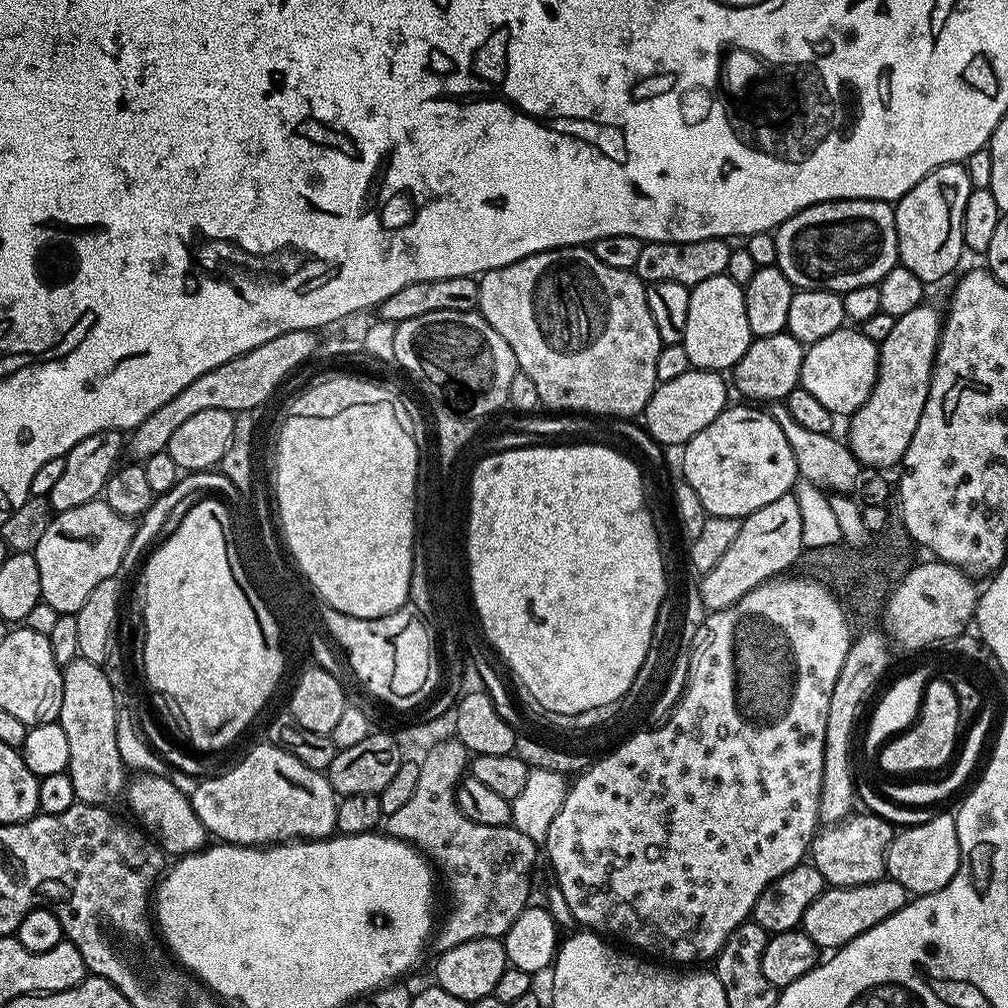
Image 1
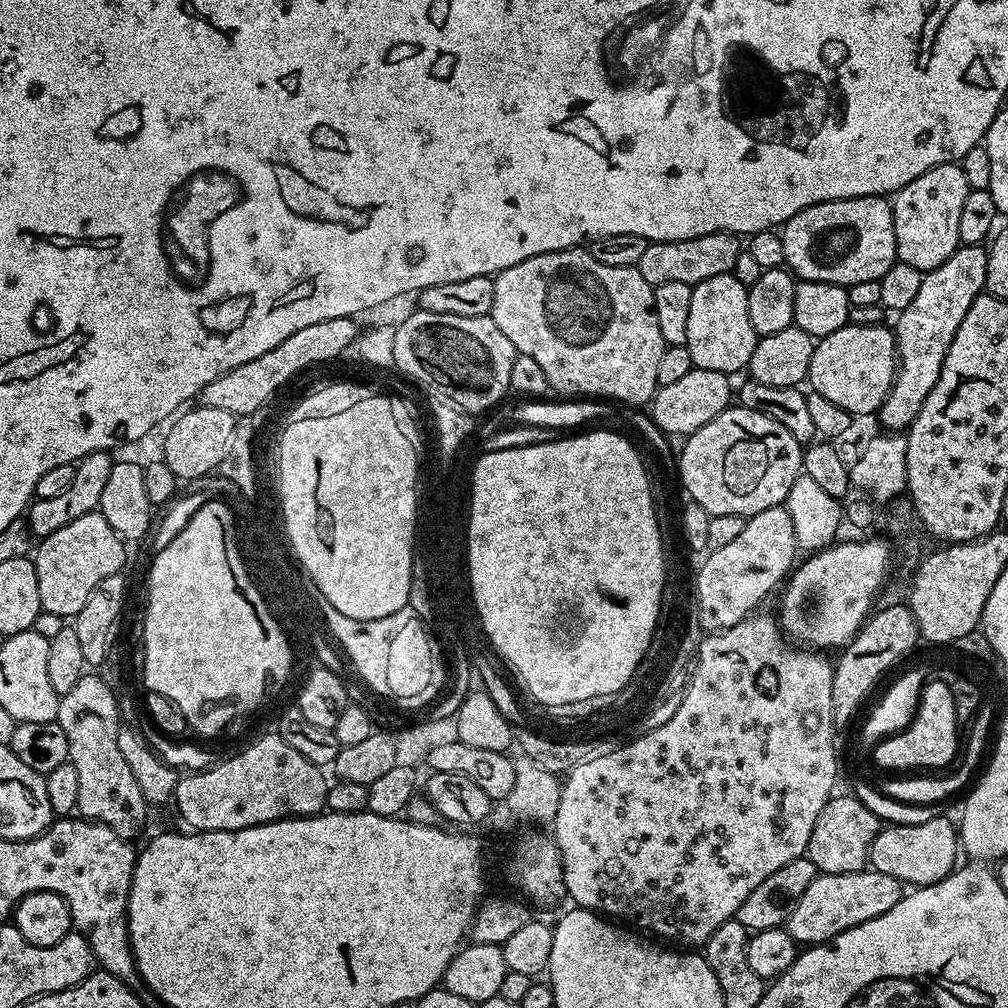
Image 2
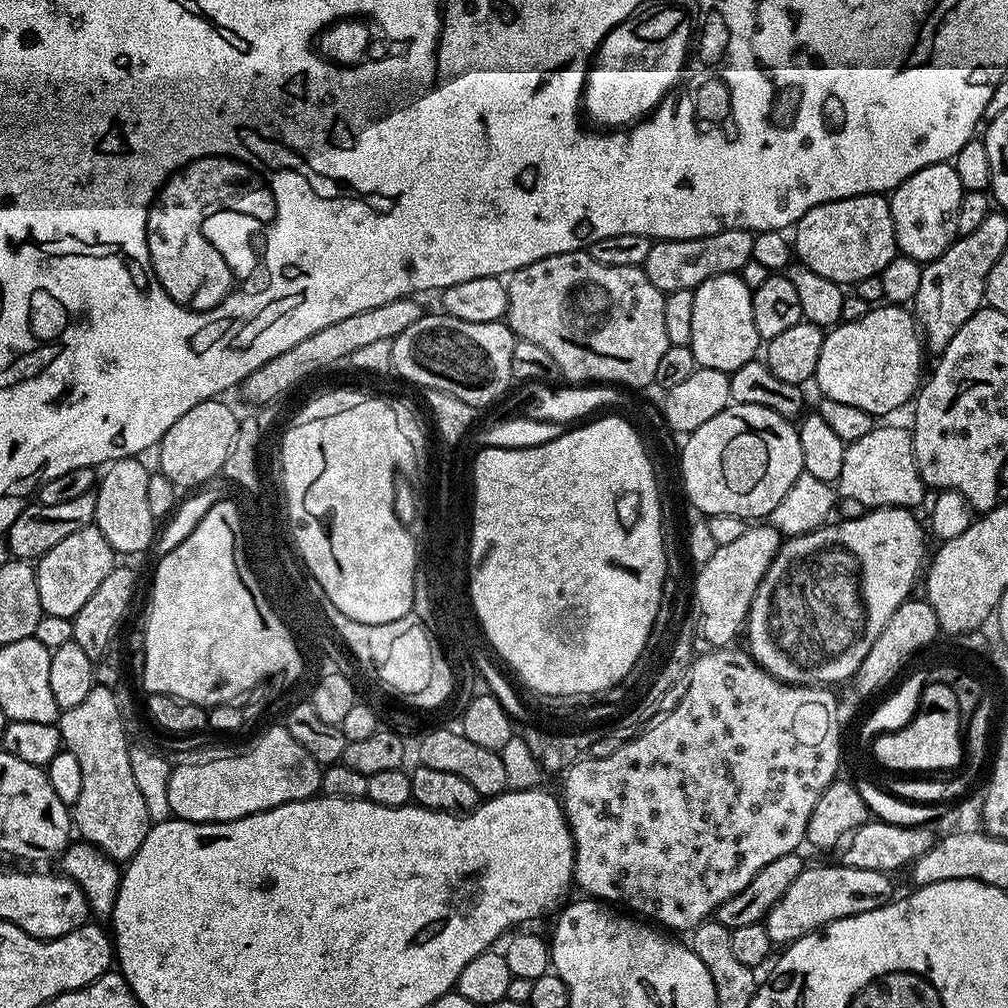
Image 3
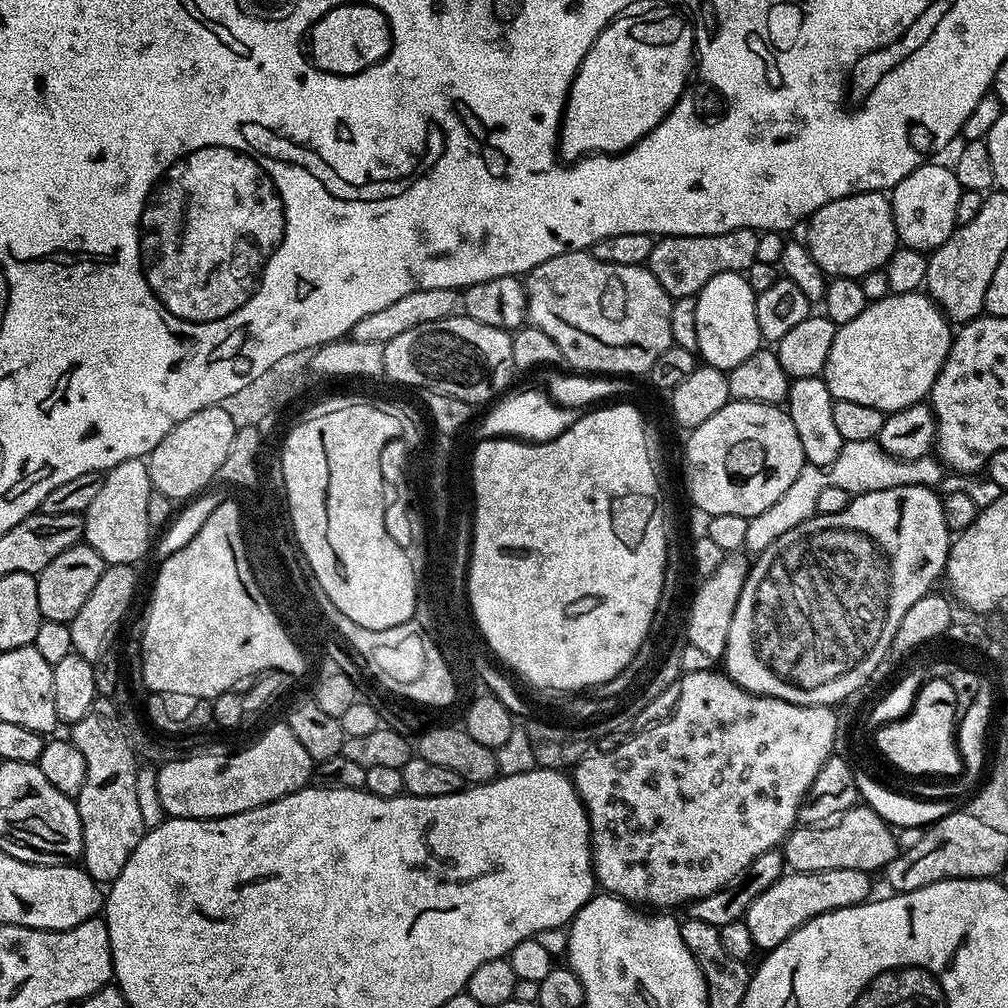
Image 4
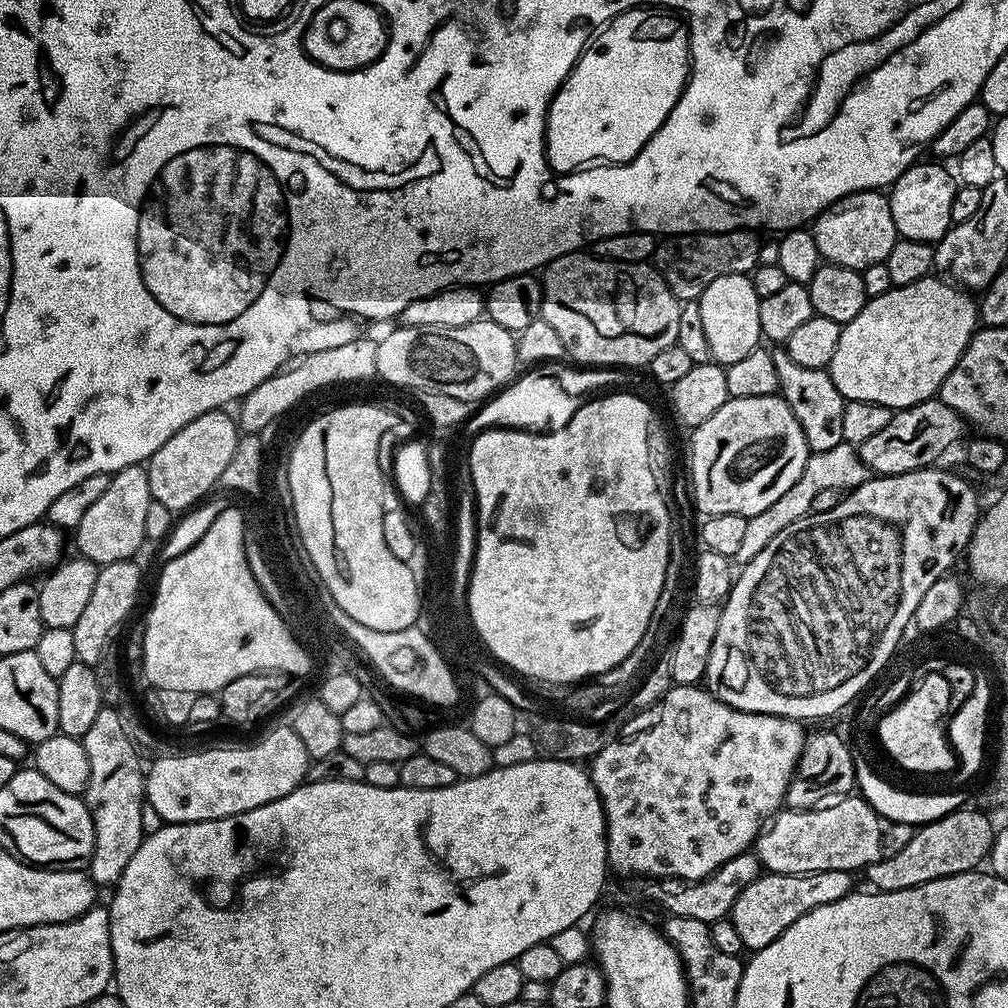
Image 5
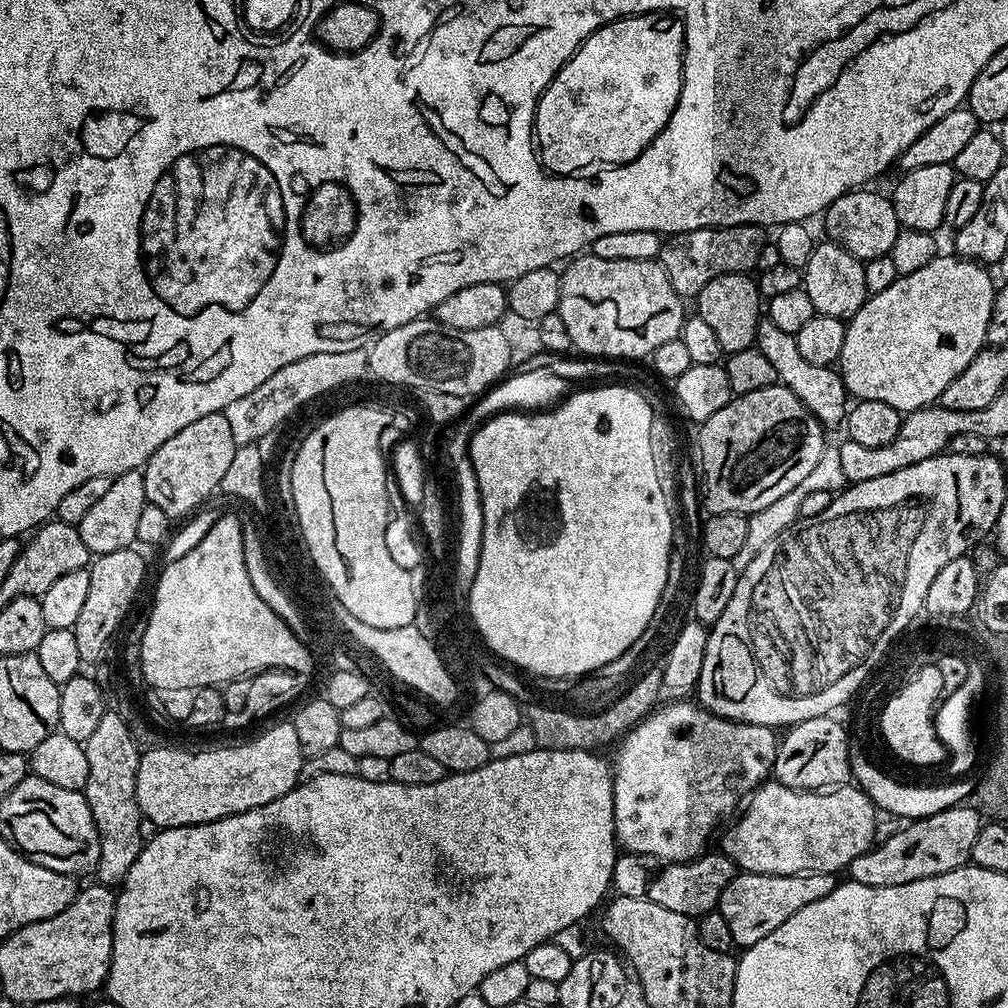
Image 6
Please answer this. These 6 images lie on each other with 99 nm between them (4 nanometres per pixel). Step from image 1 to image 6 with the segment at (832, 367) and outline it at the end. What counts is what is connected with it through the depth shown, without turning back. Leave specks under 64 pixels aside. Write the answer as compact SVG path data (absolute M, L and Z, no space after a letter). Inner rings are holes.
M938 254L930 263L922 266L922 270L914 270L914 274L900 276L894 282L894 286L882 290L882 294L869 296L861 309L847 321L846 342L842 342L838 371L840 377L844 379L844 388L848 391L849 397L856 400L886 402L886 406L894 406L894 410L898 410L901 414L935 405L939 401L940 395L946 390L946 386L950 386L950 382L954 382L954 378L958 378L958 374L962 374L962 370L966 370L966 366L970 366L970 362L974 362L974 358L981 348L985 347L986 326L990 322L990 310L994 306L997 285L992 284L992 276L988 273L991 271L985 265L975 260L963 259L956 254L951 255Z

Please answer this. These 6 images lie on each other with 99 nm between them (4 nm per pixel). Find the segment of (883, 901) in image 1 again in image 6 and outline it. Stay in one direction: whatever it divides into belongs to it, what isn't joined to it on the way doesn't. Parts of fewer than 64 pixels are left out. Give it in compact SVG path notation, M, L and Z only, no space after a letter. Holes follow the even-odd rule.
M741 871L722 890L722 898L718 910L722 918L730 925L730 934L734 934L734 945L743 950L762 942L766 934L778 930L786 918L798 914L802 906L810 906L810 902L818 902L826 898L836 888L837 877L831 872L799 872L798 874L754 874Z

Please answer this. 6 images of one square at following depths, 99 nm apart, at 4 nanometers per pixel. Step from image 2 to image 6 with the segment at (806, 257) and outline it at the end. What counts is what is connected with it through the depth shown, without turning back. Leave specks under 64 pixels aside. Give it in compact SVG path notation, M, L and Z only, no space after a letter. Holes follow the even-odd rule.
M872 190L845 192L822 213L827 239L840 244L860 261L887 256L901 230L891 199L885 193L883 196L880 192L868 191Z

